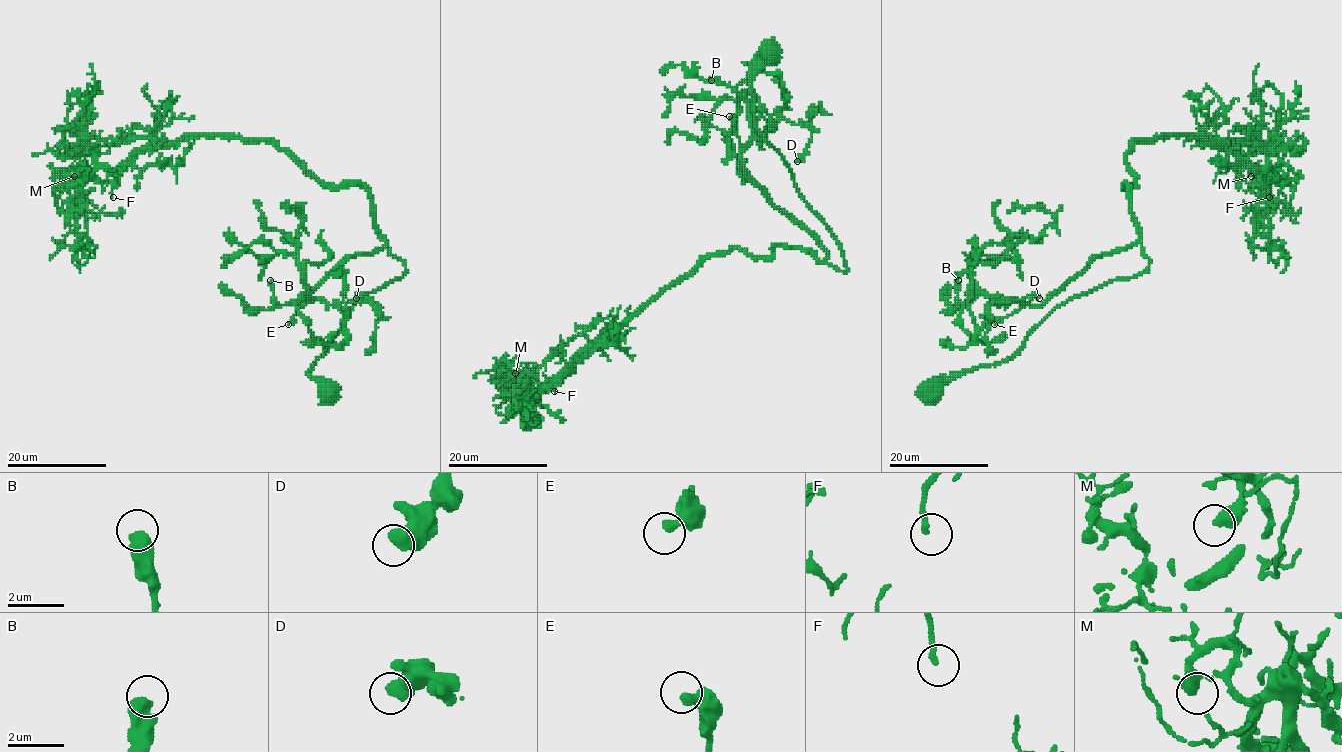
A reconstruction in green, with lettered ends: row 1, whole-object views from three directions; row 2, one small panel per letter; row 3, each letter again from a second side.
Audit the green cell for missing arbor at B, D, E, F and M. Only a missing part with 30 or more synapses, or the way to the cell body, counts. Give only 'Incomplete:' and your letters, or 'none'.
Incomplete: M

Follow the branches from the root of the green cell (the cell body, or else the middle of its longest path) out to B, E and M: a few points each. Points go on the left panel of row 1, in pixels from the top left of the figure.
B: (330, 392), (315, 360), (405, 263), (386, 242), (352, 254), (301, 305), (309, 295), (277, 307), (270, 280)
E: (330, 392), (311, 375), (315, 360), (359, 299), (398, 279), (405, 263), (386, 242), (350, 256), (288, 324)
M: (330, 392), (315, 360), (361, 297), (405, 272), (364, 189), (218, 135), (74, 176)

